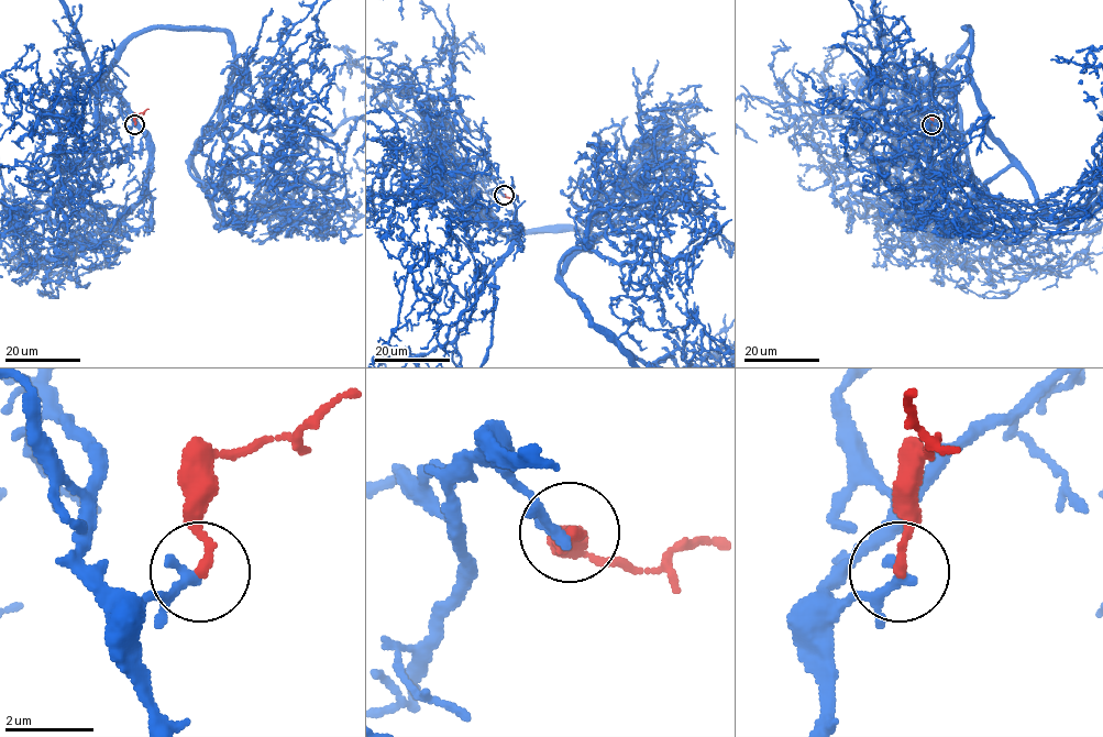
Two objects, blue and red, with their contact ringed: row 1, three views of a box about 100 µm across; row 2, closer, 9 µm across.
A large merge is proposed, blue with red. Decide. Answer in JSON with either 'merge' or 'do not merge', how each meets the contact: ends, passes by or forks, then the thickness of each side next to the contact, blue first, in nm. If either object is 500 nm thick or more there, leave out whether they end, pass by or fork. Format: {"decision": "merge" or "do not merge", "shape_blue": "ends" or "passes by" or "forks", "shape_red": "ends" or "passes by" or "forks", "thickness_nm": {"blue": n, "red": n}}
{"decision": "do not merge", "shape_blue": "passes by", "shape_red": "ends", "thickness_nm": {"blue": 200, "red": 200}}

